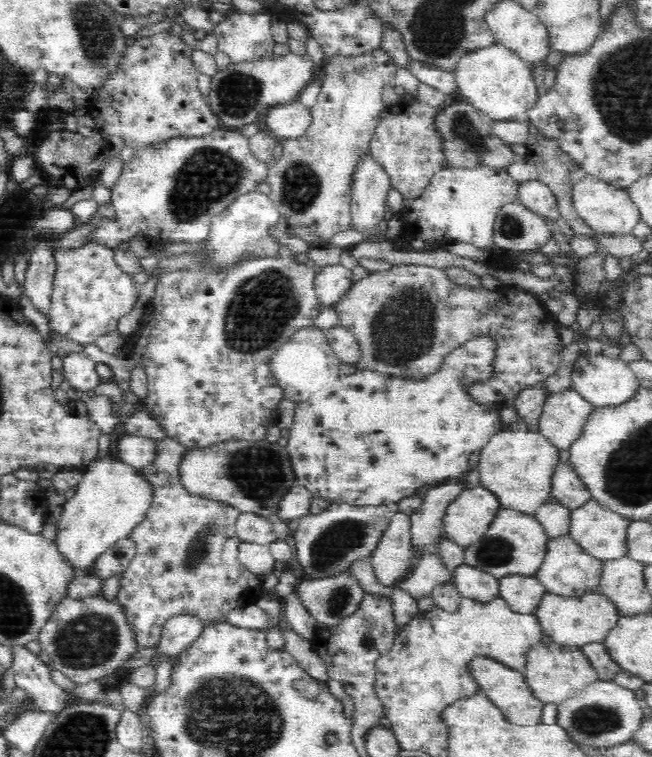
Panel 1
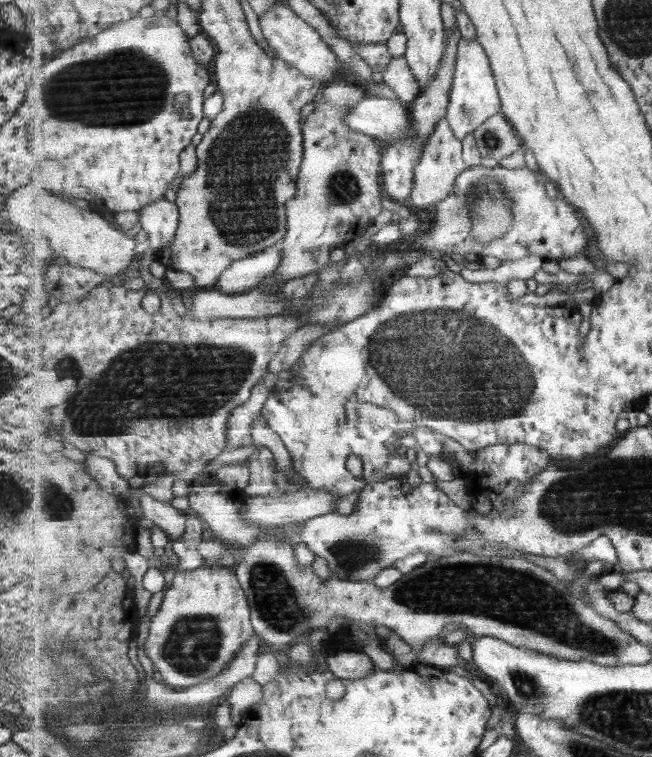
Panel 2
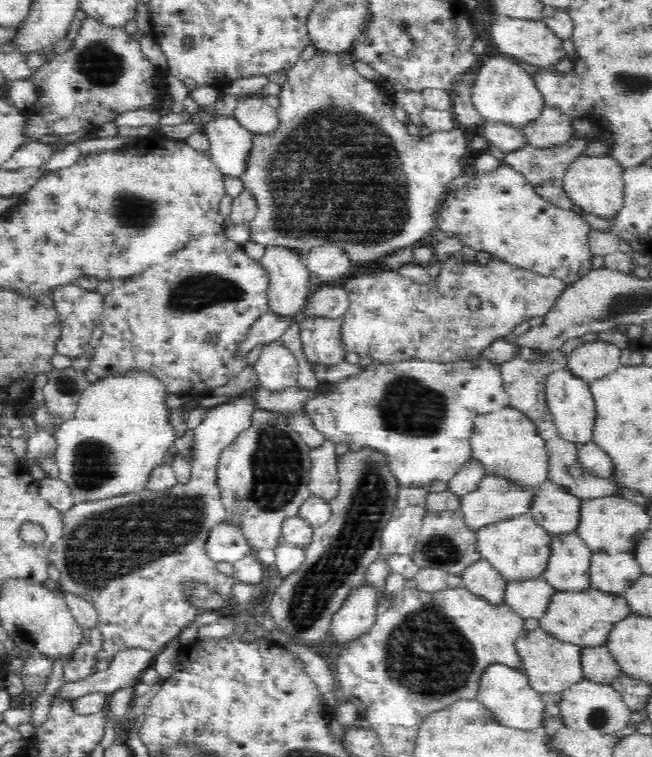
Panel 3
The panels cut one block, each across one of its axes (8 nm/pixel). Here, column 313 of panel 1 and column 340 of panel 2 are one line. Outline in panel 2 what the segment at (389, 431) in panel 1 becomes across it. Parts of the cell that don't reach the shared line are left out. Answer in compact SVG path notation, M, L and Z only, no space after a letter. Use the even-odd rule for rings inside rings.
M297 380L289 390L272 390L272 394L265 402L262 410L267 426L271 428L285 444L288 453L292 457L294 470L299 471L308 486L325 489L337 496L353 494L363 490L364 486L371 482L383 482L395 478L397 475L406 474L414 465L407 458L397 454L397 448L393 446L399 440L399 420L397 412L388 407L379 406L378 403L359 402L345 399L341 394L335 396L313 396L311 390L307 390L301 380ZM353 454L362 461L362 475L353 476L347 470L347 458Z

